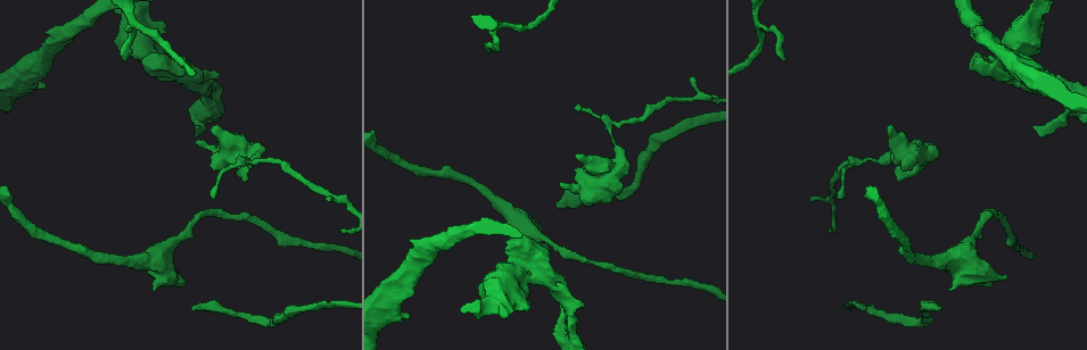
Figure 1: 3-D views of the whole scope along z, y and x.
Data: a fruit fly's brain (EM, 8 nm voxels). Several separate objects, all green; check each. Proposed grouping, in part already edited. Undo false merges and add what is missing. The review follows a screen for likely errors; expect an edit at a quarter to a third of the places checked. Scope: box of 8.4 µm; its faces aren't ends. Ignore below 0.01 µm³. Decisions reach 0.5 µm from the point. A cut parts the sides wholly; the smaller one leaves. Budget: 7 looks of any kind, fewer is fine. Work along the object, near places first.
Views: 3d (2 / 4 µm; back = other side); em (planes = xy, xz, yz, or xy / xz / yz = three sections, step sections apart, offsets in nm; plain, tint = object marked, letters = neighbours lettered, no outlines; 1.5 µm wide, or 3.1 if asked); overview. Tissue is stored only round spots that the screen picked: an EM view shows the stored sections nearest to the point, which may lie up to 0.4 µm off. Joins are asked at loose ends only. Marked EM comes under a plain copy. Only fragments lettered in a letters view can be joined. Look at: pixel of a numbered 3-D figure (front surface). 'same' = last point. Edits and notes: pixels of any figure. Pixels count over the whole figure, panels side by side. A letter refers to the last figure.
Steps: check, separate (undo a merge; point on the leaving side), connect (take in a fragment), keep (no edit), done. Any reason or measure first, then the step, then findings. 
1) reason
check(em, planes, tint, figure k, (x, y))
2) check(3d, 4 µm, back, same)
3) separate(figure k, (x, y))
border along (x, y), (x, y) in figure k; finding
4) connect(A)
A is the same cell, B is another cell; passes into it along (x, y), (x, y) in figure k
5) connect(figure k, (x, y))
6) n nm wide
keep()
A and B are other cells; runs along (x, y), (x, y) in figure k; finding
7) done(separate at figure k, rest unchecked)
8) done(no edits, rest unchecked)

thick turns thin
check(em, planes, tint, figure 1, (131, 20))

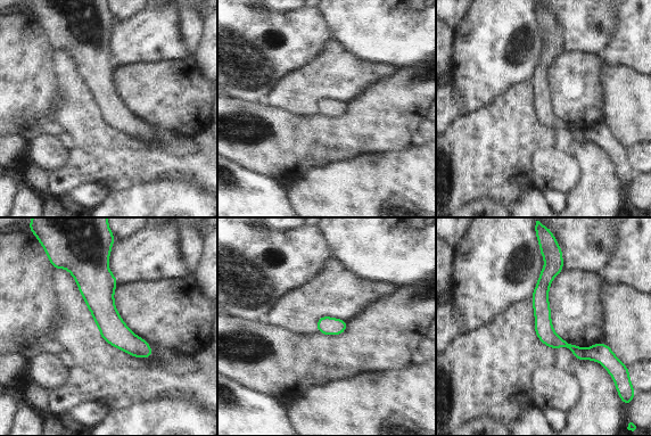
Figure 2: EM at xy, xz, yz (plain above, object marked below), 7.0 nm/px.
what lies round it
check(em, planes, letters, same)

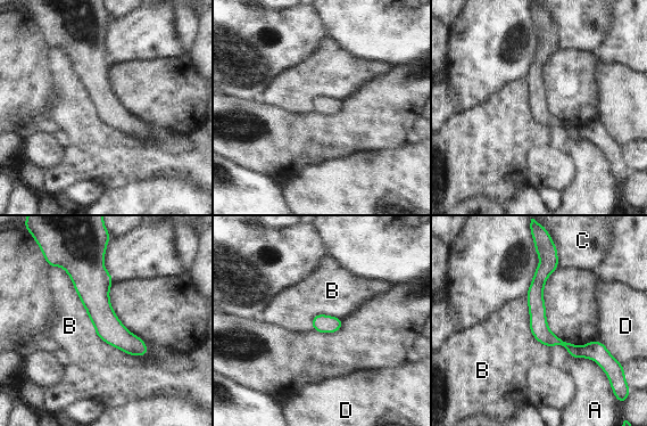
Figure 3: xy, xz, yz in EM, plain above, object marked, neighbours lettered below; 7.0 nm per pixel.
B touches over 800 nm
keep()
A, B, C and D are other cells; all the same cell

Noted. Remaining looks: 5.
an open end
check(em, xz, step 8, tint, figure 1, (555, 204))

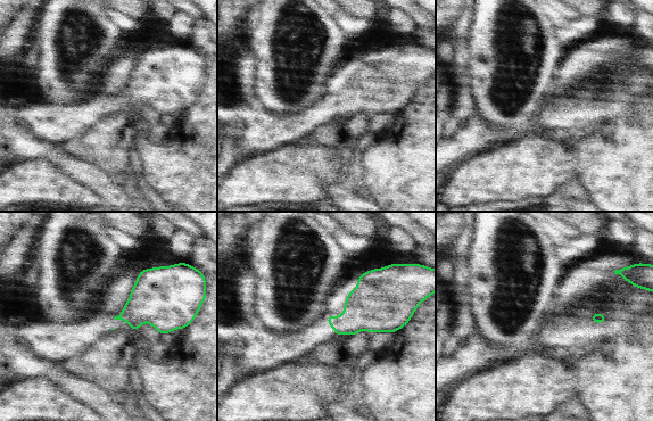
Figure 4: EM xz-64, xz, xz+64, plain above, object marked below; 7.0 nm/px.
check(em, yz, step 4, letters, same)

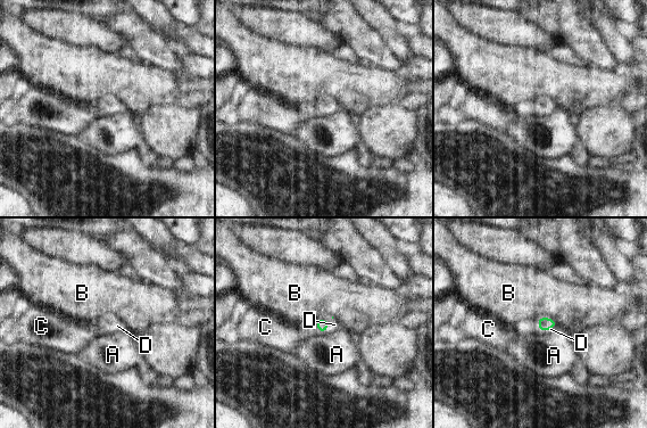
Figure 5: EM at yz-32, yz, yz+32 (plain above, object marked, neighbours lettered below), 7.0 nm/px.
connect(D)
D is the same cell, A, B and C are other cells; passes into it along (322, 324), (328, 327), (334, 324) in figure 5; it goes on there

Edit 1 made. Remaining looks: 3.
check(overview)

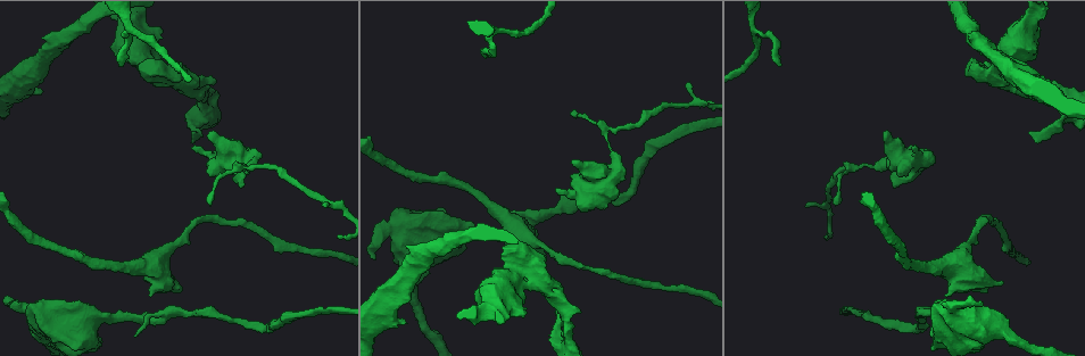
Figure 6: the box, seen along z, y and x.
an open end
check(3d, 2 µm, back, figure 6, (827, 239))

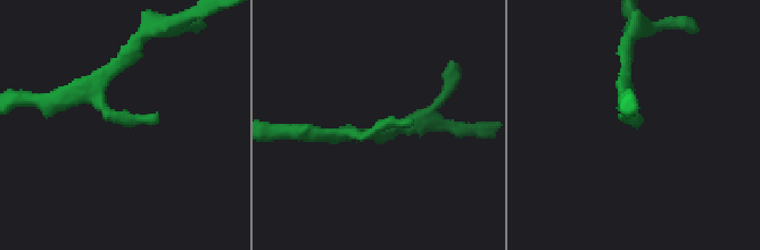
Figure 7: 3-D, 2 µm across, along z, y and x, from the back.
check(em, xy, step 8, letters, figure 7, (634, 119))

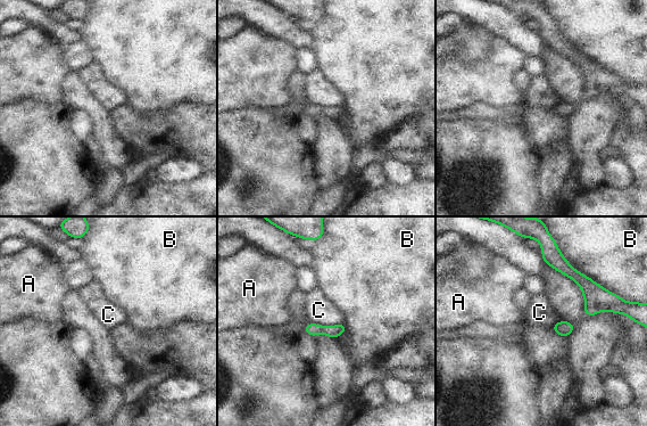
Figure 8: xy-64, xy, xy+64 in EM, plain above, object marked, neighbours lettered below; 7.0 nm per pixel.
keep()
A, B and C are other cells; border along (342, 321), (336, 325), (309, 324) in figure 8; none of them fits

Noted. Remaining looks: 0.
done(connect at figure 5, rest unchecked)

